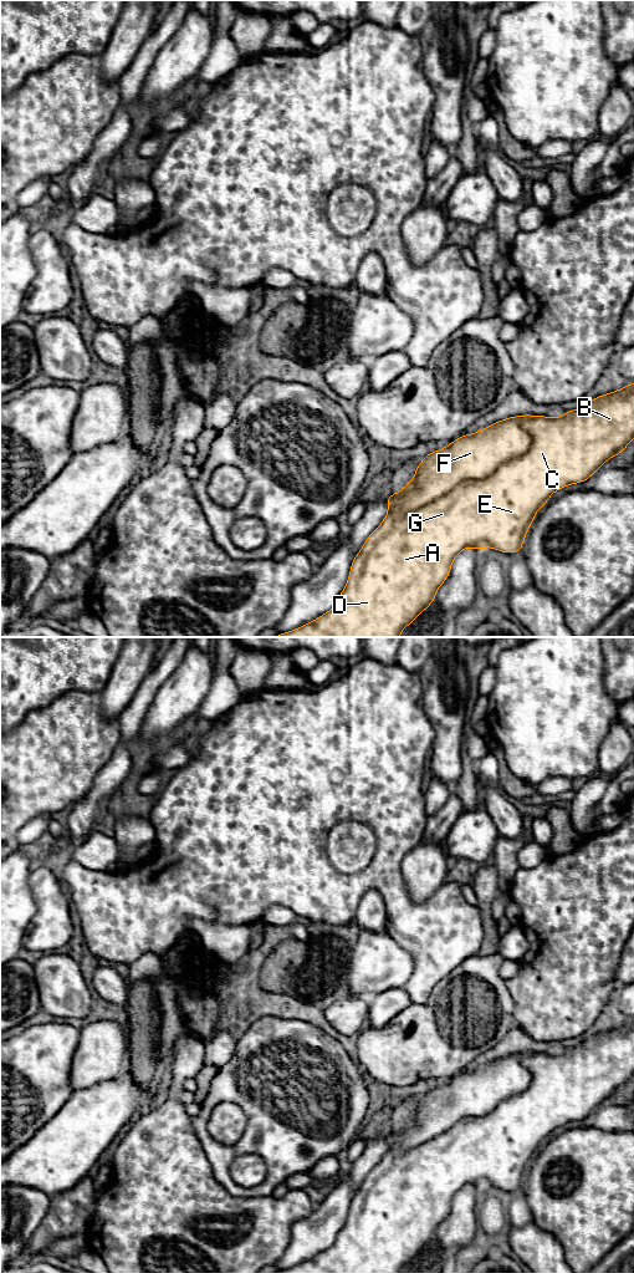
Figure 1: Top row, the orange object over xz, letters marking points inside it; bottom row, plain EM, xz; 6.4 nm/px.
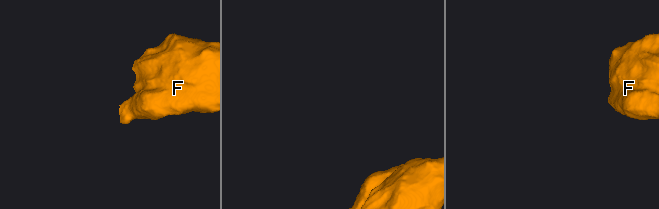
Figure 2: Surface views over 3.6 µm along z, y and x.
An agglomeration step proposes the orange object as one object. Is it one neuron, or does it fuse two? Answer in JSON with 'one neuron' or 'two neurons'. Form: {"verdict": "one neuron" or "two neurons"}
{"verdict": "one neuron"}

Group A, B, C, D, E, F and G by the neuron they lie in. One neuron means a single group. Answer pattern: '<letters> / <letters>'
A B C D E F G

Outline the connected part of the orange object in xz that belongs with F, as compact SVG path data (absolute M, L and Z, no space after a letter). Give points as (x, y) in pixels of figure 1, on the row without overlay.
M634 1019L627 1024L600 1032L582 1044L568 1048L557 1055L548 1053L522 1052L497 1058L484 1066L471 1071L464 1071L454 1076L445 1085L423 1093L423 1099L416 1103L410 1120L394 1131L387 1132L388 1150L380 1162L365 1176L362 1186L354 1193L346 1224L339 1231L334 1243L310 1261L276 1273L400 1273L402 1268L413 1261L434 1238L439 1224L450 1212L454 1196L466 1185L475 1185L479 1190L484 1185L492 1185L505 1191L516 1191L522 1187L525 1175L535 1152L541 1144L548 1140L549 1134L567 1124L588 1117L603 1101L613 1094L623 1090L634 1076Z

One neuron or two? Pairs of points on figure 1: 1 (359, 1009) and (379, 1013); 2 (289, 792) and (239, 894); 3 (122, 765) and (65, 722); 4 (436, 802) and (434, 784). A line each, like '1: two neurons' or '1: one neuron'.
1: two neurons
2: one neuron
3: two neurons
4: one neuron

